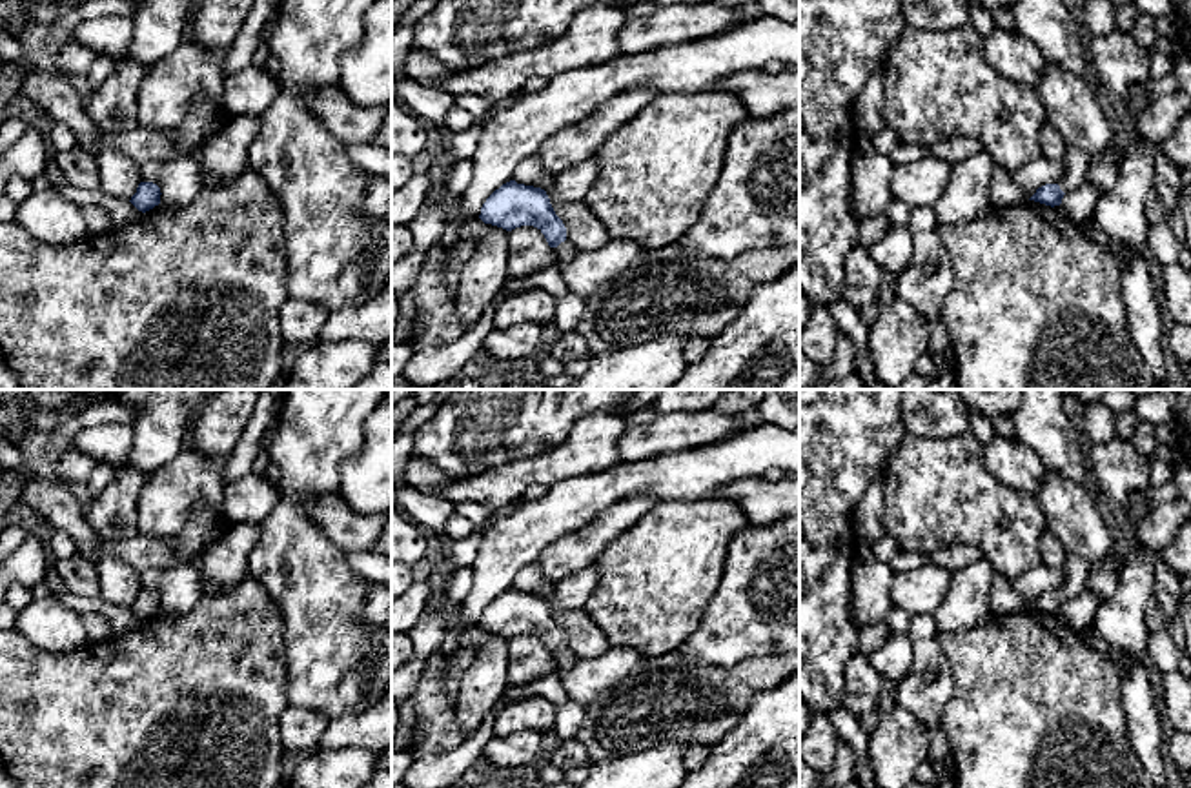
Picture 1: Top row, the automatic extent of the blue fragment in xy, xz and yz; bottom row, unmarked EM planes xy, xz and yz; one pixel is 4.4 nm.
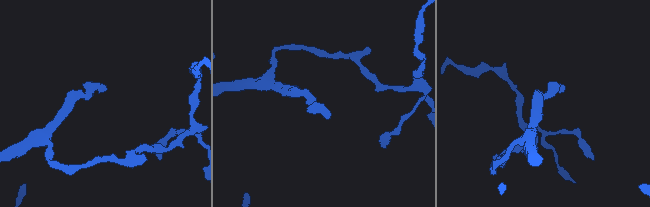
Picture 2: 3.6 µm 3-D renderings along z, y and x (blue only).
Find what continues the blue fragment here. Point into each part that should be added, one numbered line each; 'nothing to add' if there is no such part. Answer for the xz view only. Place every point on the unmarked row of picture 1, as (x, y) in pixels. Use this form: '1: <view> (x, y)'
1: xz (565, 659)

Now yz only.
1: yz (1075, 570)

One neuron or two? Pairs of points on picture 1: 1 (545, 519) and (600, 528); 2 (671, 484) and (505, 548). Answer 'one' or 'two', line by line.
1: two
2: one

